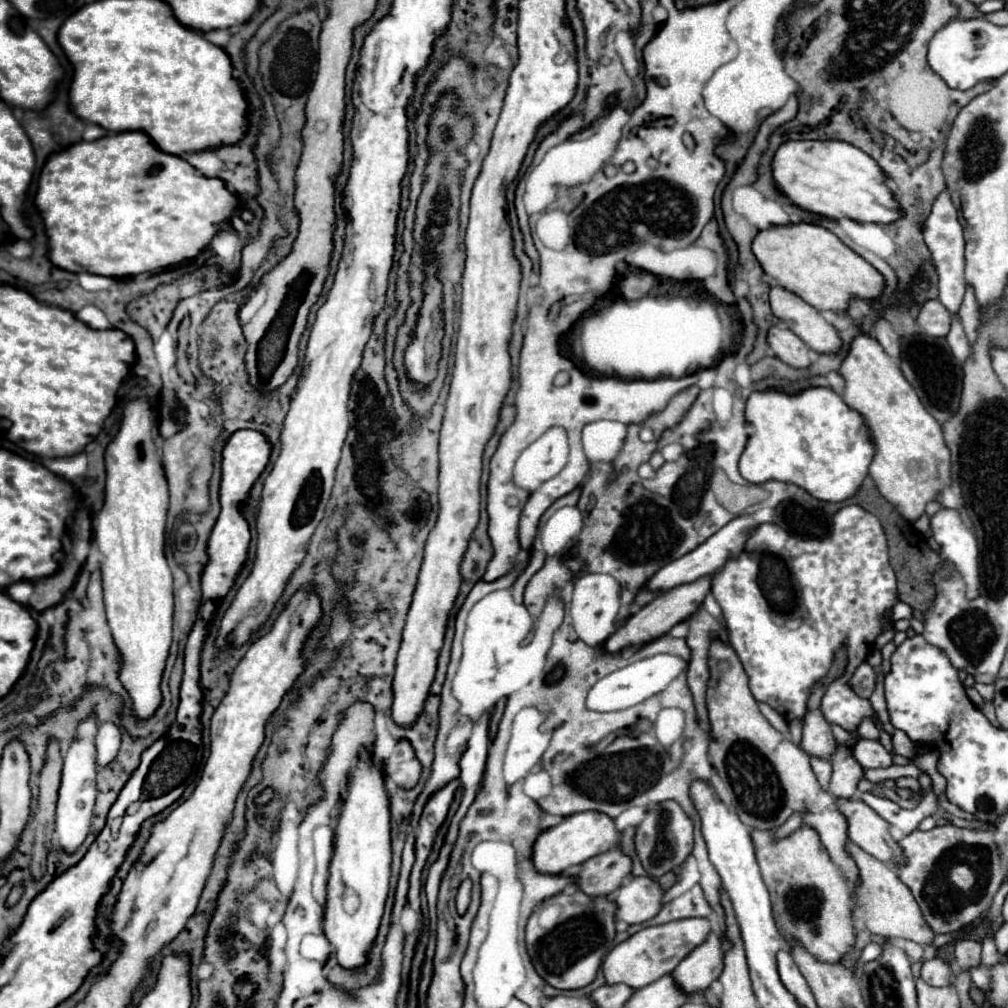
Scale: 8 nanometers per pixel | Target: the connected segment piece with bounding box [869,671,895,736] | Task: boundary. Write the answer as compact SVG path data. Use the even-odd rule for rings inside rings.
M876 671L876 673L877 673L877 683L875 691L873 692L869 700L874 711L879 715L879 719L885 731L892 736L894 734L895 729L890 723L887 711L887 704L884 696L883 681L885 675L879 671Z

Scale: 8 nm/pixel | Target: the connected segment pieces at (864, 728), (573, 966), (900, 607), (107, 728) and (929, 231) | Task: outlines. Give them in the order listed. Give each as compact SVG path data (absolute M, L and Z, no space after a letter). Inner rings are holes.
M865 719L865 721L859 725L857 735L859 735L861 739L879 739L879 729L875 727L875 723L873 723L873 721Z
M575 891L571 895L567 893L559 893L555 897L555 903L561 905L561 915L559 915L559 921L555 921L555 927L543 927L539 923L539 915L541 915L541 909L537 909L529 923L527 923L527 951L531 955L531 961L537 969L537 973L553 987L557 989L581 989L581 987L587 987L595 977L597 977L597 971L601 967L601 961L609 949L609 945L613 943L615 939L615 901L611 895L601 895L601 897L589 897L585 895L583 891Z
M897 603L891 611L891 619L893 621L899 621L899 619L911 619L913 617L913 609L907 605L907 603Z
M103 723L95 737L95 749L97 749L97 767L107 767L121 745L121 731L115 723Z
M943 191L935 205L931 215L925 221L925 243L931 251L931 259L937 267L937 275L939 275L939 301L947 307L949 313L957 313L963 301L963 293L965 293L965 277L963 277L963 267L965 267L965 241L963 241L963 229L957 221L957 211L951 203L951 197L947 191Z

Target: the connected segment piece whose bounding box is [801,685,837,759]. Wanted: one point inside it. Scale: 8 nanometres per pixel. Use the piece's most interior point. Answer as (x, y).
(818, 741)

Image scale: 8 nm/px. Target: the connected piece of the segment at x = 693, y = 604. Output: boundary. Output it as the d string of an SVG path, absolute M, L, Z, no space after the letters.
M705 575L703 579L697 579L693 583L685 583L679 587L673 587L671 591L663 591L659 593L649 605L641 607L635 615L629 617L629 621L619 627L607 641L605 641L605 649L609 653L619 653L623 647L627 645L639 645L639 643L649 643L661 635L665 635L673 625L681 623L683 619L689 619L699 605L703 603L703 599L707 597L707 593L711 591L711 575Z

